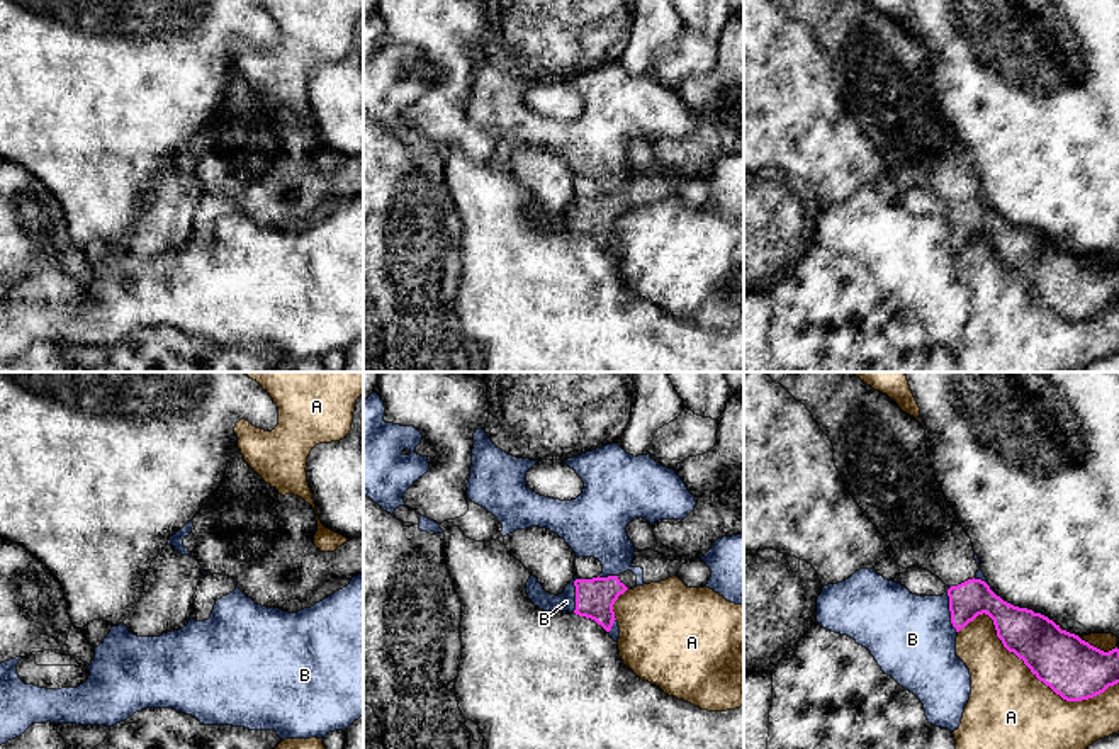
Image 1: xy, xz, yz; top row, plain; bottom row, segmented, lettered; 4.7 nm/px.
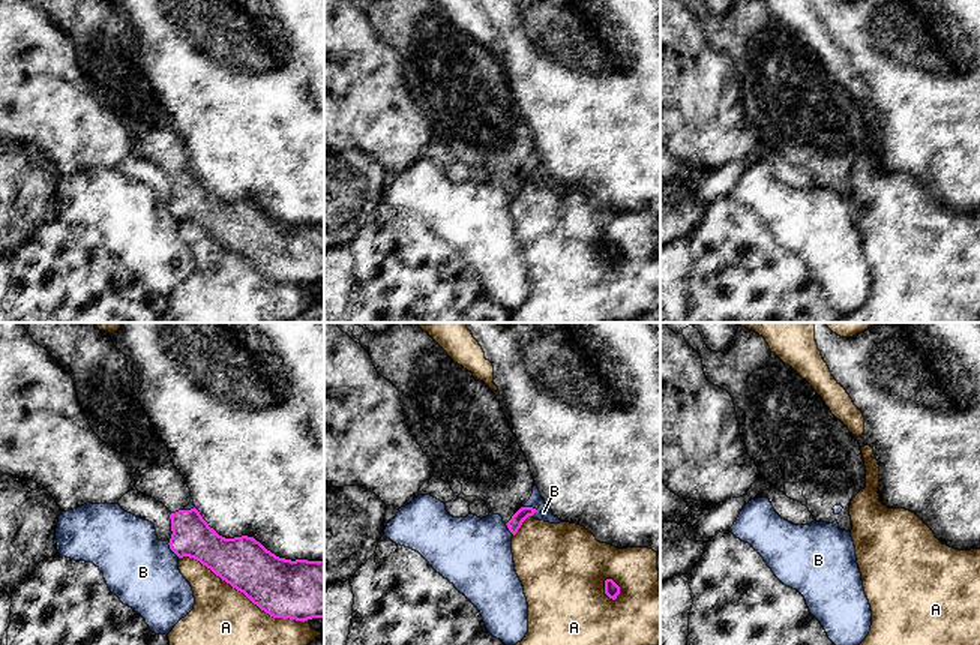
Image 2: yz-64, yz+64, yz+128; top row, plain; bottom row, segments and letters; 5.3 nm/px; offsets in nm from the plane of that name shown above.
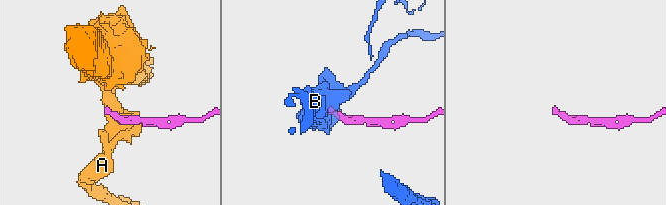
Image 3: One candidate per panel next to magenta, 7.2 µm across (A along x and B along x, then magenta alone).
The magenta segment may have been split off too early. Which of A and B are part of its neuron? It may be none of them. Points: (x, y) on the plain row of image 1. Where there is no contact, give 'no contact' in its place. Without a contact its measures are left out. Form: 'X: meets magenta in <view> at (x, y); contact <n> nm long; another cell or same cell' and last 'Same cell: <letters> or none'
A: meets magenta in yz at (1031, 291); contact 800 nm long; another cell
B: meets magenta in yz at (950, 230); contact 220 nm long; another cell
Same cell: none

